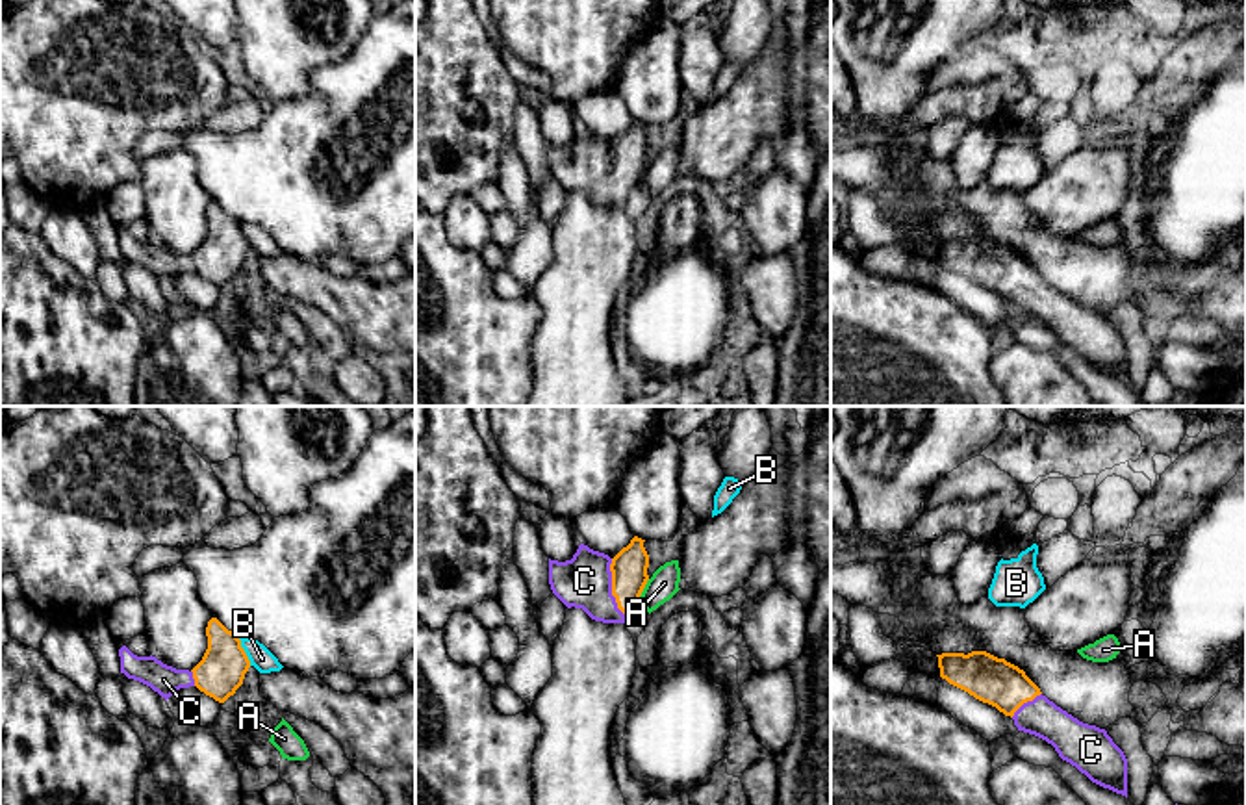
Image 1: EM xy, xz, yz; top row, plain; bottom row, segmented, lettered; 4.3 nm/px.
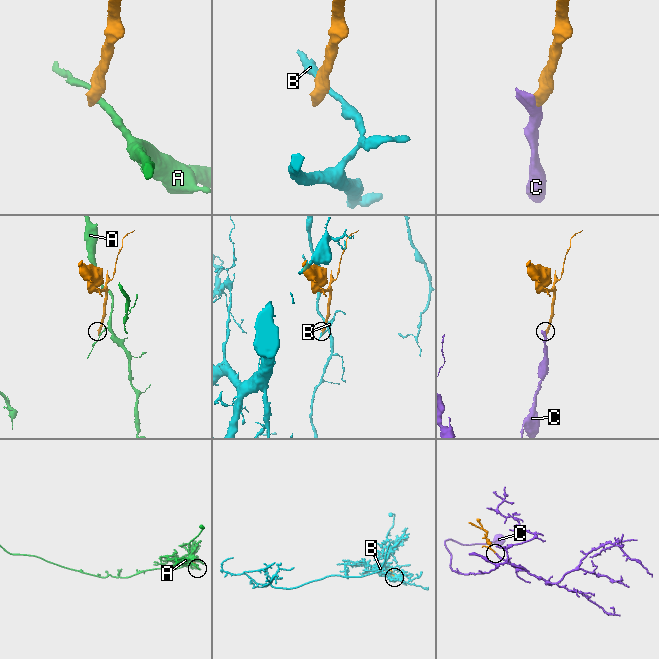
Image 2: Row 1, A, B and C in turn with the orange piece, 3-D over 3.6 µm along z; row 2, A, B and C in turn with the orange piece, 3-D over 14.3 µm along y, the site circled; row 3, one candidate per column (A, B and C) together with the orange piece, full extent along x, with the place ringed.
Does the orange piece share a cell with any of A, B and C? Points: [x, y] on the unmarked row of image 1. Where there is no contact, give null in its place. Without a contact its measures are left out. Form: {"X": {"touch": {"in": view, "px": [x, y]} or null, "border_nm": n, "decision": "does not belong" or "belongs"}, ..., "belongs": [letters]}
{"A": {"touch": {"in": "xz", "px": [642, 175]}, "border_nm": 110, "decision": "does not belong"}, "B": {"touch": {"in": "xy", "px": [243, 236]}, "border_nm": 130, "decision": "does not belong"}, "C": {"touch": {"in": "xz", "px": [612, 171]}, "border_nm": 260, "decision": "belongs"}, "belongs": ["C"]}

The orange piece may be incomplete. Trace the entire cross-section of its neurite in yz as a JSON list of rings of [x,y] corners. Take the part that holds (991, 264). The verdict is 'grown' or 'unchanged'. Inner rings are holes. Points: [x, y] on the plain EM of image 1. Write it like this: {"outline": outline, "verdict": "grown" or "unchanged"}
{"outline": [[[972,236],[968,239],[942,237],[936,241],[940,262],[949,269],[968,276],[983,288],[996,291],[1005,300],[1011,300],[1018,315],[1035,319],[1051,328],[1062,345],[1075,351],[1092,367],[1127,382],[1127,343],[1105,313],[1083,308],[1057,291],[1040,276],[1024,254],[1005,243],[998,243],[986,236]]], "verdict": "grown"}

